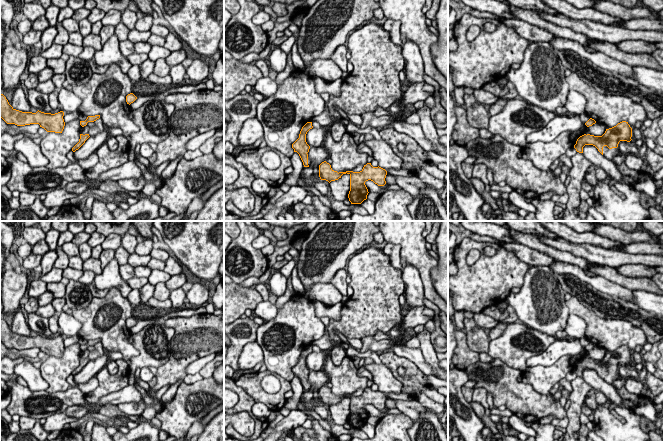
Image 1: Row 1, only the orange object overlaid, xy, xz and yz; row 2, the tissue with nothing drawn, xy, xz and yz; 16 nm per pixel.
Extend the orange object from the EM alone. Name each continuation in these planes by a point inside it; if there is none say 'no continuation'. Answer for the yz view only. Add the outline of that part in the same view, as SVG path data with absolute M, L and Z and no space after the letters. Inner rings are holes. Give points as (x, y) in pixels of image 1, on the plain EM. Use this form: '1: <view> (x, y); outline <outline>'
1: yz (608, 377); outline M607 370L603 371L603 380L614 386L614 381L620 377L618 371L609 373ZM614 386L615 387L615 386Z

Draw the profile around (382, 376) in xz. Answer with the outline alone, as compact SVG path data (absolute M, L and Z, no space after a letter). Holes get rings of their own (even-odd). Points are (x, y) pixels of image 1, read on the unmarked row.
M375 362L365 365L365 369L371 372L374 384L377 384L379 391L388 394L402 393L403 384L397 380L391 370L384 364L377 364Z

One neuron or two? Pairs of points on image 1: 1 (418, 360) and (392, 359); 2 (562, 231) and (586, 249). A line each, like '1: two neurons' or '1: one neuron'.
1: two neurons
2: two neurons

